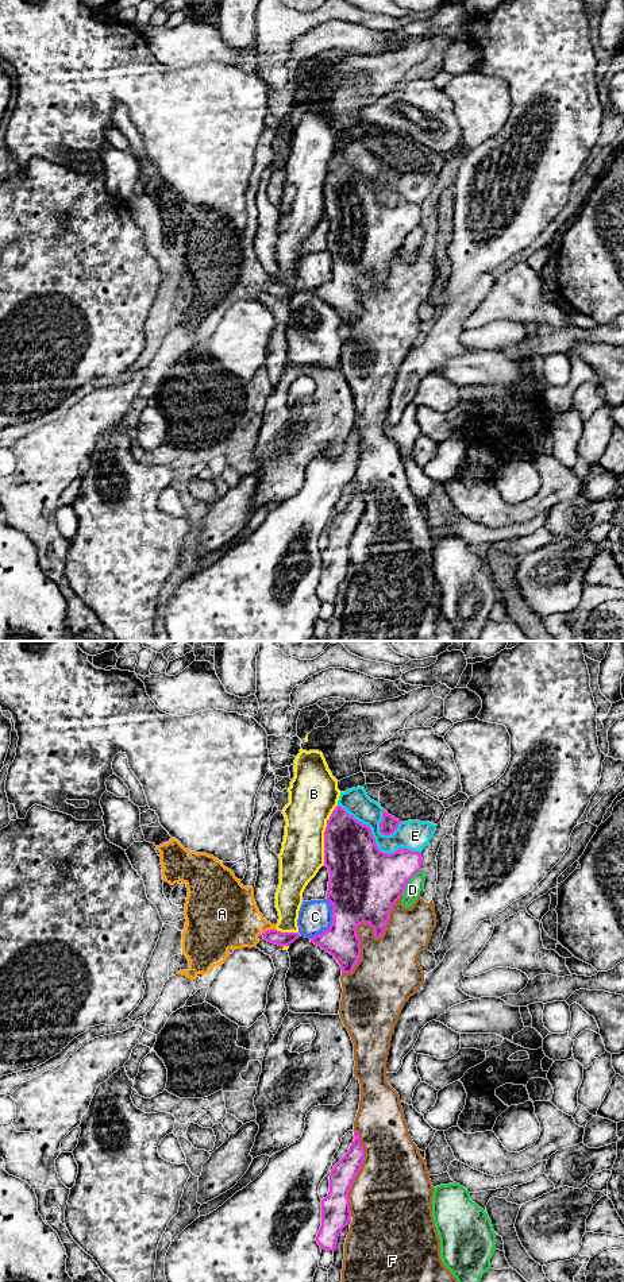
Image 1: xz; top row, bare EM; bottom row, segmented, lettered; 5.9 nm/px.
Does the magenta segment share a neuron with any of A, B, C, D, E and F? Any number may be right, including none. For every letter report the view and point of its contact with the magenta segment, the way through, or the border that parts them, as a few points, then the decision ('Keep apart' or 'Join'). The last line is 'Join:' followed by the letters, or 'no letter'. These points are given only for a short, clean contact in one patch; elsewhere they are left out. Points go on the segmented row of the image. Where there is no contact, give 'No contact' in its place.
A: Touches magenta at xz (269, 930). Boundary: xz (276, 929), (268, 929), (262, 933). Keep apart
B: Touches magenta at xz (324, 834). Keep apart
C: Touches magenta at xz (332, 923). Keep apart
D: Touches magenta at xz (408, 881). Keep apart
E: Touches magenta at xz (376, 844). Keep apart
F: Touches magenta at xz (366, 922). Keep apart
Join: no letter

